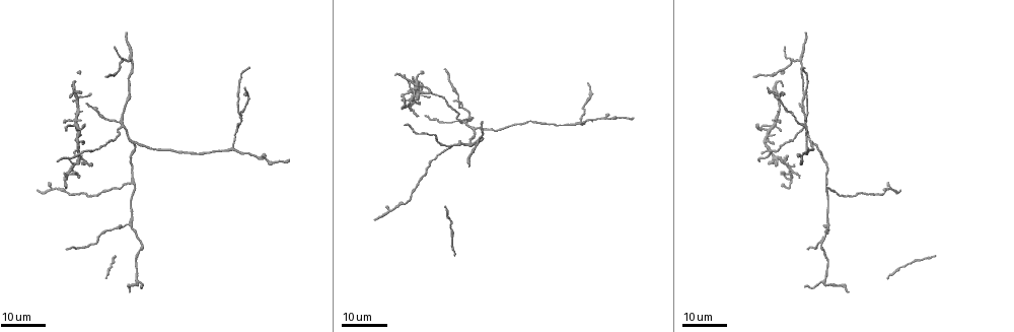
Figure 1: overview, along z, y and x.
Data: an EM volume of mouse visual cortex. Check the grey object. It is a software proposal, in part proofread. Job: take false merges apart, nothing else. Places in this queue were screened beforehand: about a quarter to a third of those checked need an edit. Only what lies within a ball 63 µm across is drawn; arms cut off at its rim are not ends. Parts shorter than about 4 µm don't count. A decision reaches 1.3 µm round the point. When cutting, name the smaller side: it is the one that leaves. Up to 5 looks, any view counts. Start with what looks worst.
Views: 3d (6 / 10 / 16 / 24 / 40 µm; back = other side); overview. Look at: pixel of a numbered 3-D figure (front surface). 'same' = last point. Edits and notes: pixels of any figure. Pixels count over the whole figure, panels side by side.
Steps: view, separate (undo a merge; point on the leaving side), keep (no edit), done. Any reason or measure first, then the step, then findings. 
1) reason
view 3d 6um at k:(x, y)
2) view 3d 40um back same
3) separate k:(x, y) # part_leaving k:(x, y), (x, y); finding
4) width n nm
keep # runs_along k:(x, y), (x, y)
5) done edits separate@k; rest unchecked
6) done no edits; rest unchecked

thin arm on a thick one
view 3d 24um at 1:(805, 123)

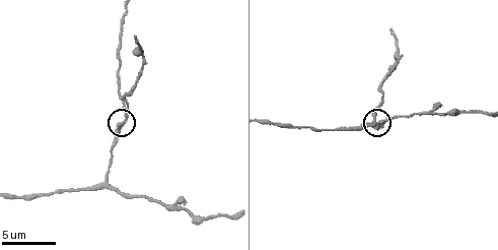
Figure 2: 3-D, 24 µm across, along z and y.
view 3d 6um at 2:(121, 128)

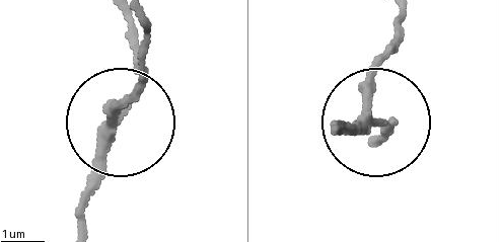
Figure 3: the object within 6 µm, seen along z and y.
keep # runs_along 3:(80, 229), (98, 142), (135, 87), (139, 58); one neuron here

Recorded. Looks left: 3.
four or more arms meet
view 3d 24um at 1:(123, 124)

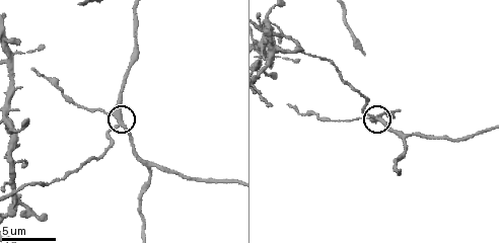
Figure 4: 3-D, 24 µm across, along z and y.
closer look
view 3d 6um at 4:(375, 119)

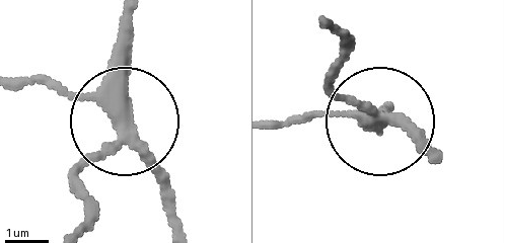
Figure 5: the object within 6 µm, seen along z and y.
arms 4
keep # runs_along 5:(181, 227), (169, 183), (122, 107), (122, 13); continuous, no second neuron

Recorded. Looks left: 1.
branch point
view 3d 16um at 2:(108, 181)

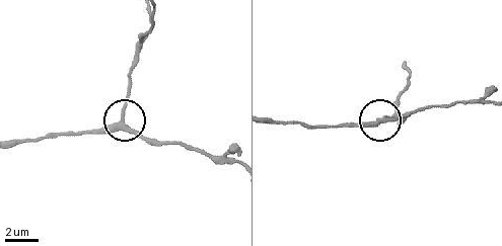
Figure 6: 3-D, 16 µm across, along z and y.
width 270 nm
keep # runs_along 6:(272, 118), (312, 126), (370, 126), (409, 114); one neuron here

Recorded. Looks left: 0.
done no edits; rest unchecked

